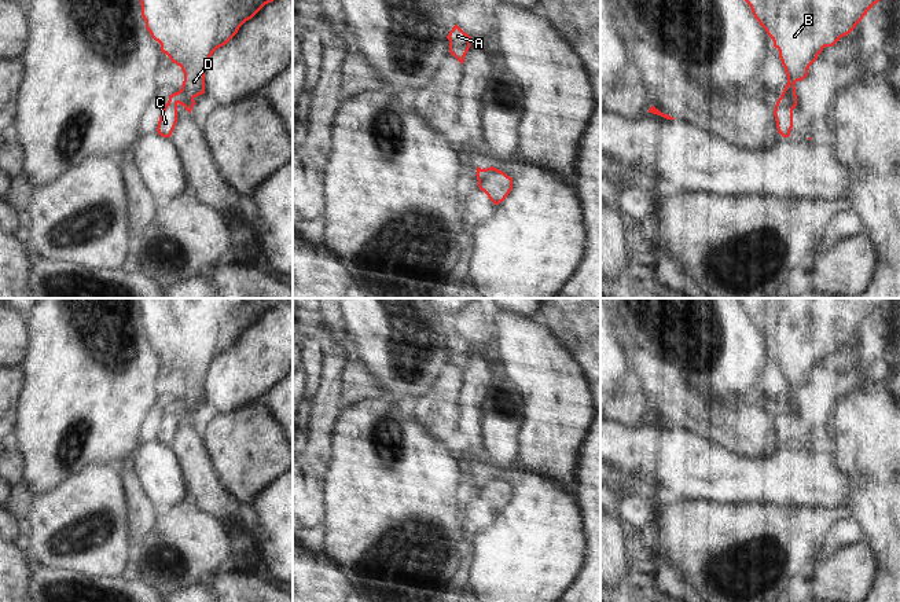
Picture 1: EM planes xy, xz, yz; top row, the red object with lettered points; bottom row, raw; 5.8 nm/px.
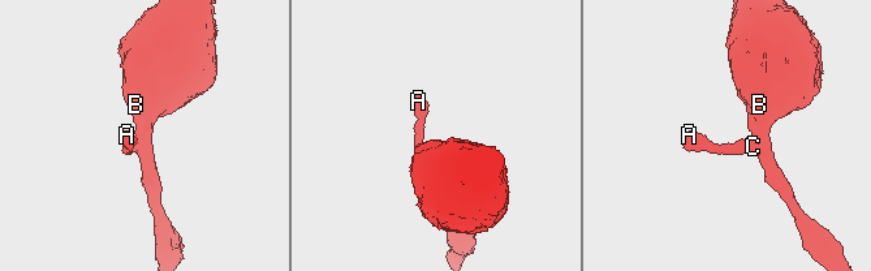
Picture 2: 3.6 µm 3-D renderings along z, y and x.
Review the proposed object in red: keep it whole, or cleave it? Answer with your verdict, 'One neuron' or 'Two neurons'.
Two neurons.

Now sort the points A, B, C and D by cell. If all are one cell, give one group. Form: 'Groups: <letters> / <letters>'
Groups: A C / B D.

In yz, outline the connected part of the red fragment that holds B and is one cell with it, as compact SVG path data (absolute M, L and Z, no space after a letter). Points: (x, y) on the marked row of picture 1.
M745 0L772 38L774 47L787 76L787 84L779 99L793 109L797 106L794 84L808 76L809 66L824 47L833 47L841 37L849 34L879 0Z

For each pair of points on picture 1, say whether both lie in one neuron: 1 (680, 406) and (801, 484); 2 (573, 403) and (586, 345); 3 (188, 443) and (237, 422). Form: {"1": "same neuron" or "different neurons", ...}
{"1": "different neurons", "2": "different neurons", "3": "different neurons"}

